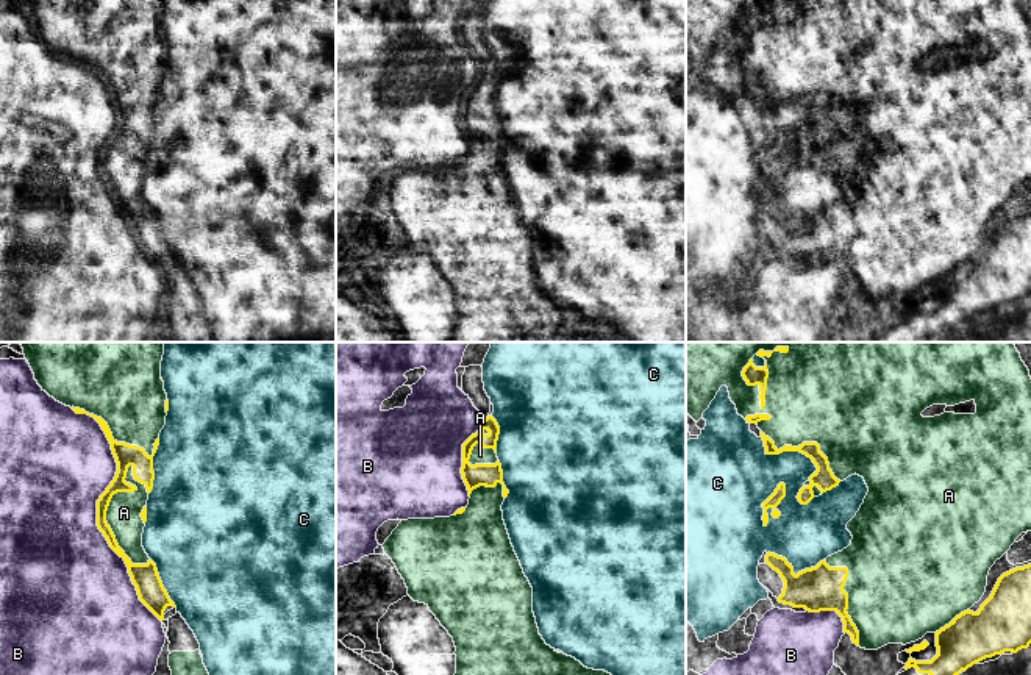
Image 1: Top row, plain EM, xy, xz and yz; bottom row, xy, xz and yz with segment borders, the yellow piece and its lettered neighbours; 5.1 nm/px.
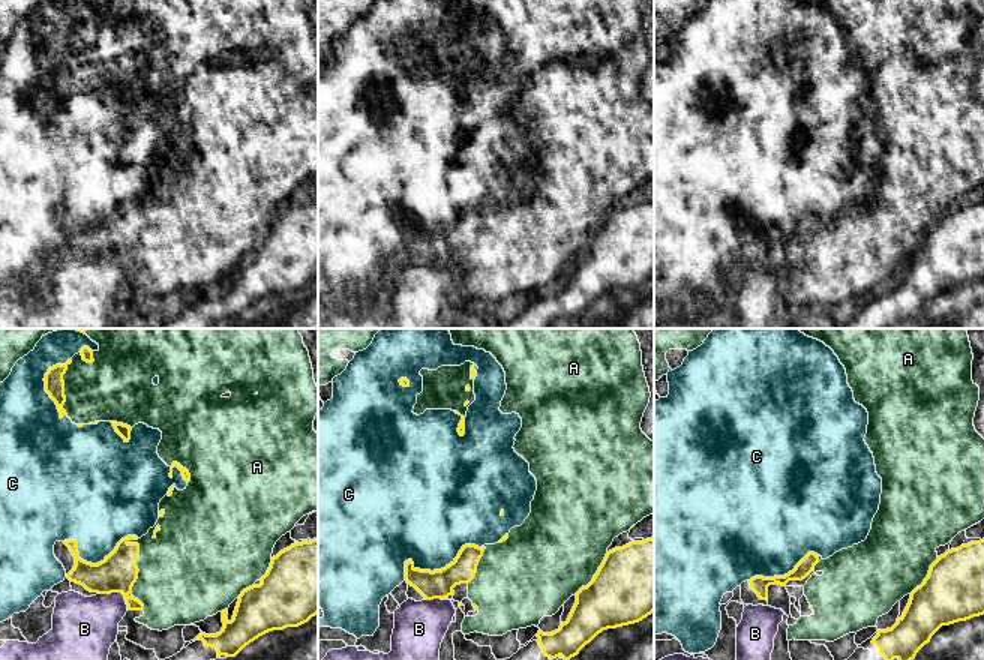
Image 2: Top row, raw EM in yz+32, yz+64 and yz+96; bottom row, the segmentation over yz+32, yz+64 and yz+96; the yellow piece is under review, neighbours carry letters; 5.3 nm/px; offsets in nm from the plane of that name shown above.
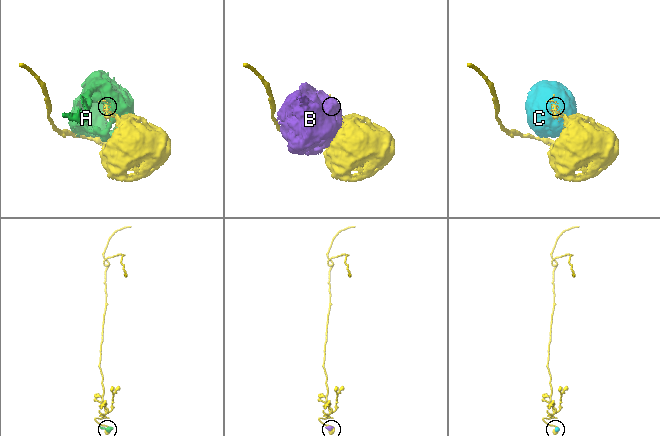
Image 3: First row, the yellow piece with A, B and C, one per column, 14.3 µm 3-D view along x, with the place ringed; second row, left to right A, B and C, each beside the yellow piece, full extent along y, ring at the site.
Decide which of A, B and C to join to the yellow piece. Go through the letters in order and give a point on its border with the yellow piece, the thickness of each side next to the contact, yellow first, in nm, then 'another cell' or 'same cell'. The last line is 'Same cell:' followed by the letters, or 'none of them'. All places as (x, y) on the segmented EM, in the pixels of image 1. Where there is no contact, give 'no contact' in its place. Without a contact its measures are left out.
A: contact xy (107, 510); calibres 80 and 180 nm; another cell
B: contact xy (97, 508); calibres 80 and 500 nm; another cell
C: contact yz (778, 503); calibres 70 and 380 nm; another cell
Same cell: none of them

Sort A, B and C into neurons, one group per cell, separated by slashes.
A C / B

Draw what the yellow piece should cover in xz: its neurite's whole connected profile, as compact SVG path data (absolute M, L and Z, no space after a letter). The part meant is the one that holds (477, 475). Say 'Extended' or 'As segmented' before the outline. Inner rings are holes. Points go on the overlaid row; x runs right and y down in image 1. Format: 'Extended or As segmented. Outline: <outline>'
As segmented. Outline: M487 416L486 419L481 420L480 423L480 430L472 434L464 444L462 444L462 467L461 467L461 473L462 473L462 480L467 486L469 491L469 497L472 494L473 489L480 488L480 486L486 486L486 488L495 488L498 483L503 484L503 497L506 498L509 491L506 489L505 483L503 483L503 470L501 470L501 464L500 461L497 461L495 464L475 464L472 466L469 462L472 450L476 444L480 444L484 448L494 448L497 453L497 441L498 441L498 434L500 434L500 427L497 423L497 420L492 416Z

